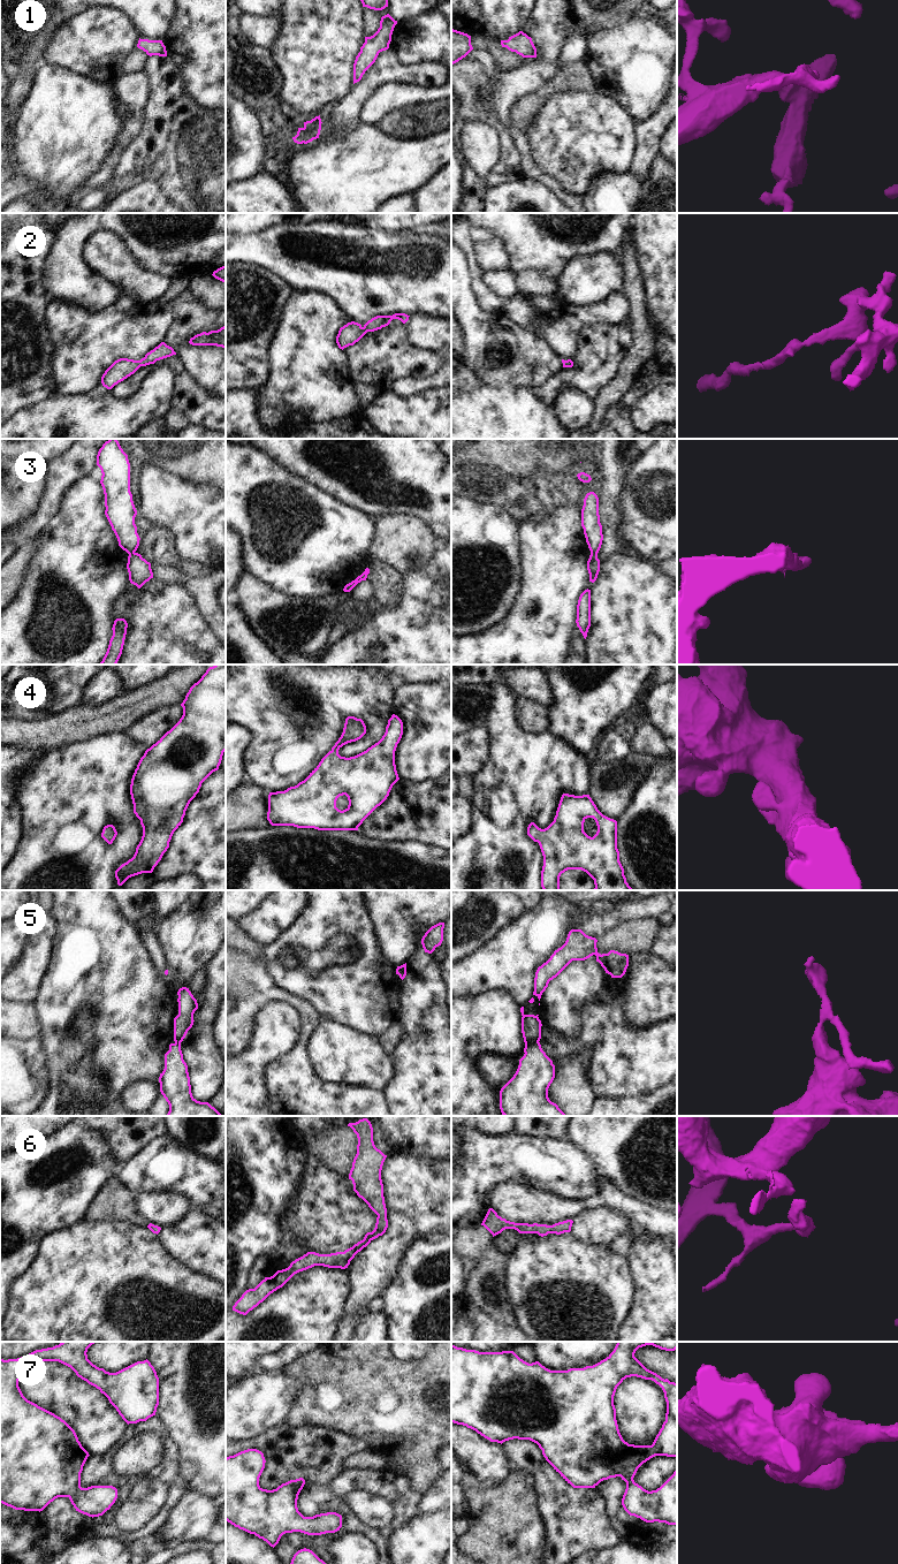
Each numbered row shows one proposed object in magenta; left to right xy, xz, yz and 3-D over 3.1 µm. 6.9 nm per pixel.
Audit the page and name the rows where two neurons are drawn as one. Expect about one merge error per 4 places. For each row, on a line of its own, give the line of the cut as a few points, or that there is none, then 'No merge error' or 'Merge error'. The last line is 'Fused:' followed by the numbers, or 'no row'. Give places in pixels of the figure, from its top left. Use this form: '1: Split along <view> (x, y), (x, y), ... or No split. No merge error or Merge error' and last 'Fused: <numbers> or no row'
1: No split. No merge error
2: No split. No merge error
3: Split along yz (591, 552), (596, 555). Merge error
4: No split. No merge error
5: Split along yz (538, 1041), (525, 1046). Merge error
6: No split. No merge error
7: No split. No merge error
Fused: 3, 5.

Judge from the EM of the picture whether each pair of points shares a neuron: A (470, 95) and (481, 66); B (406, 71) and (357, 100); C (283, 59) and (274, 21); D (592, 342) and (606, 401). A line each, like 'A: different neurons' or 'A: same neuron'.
A: same neuron
B: same neuron
C: different neurons
D: different neurons

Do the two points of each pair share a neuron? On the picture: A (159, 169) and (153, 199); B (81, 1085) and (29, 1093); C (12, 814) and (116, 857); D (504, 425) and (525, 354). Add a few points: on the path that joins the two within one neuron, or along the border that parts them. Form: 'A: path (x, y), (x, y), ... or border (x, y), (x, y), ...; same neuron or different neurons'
A: border (130, 187), (143, 181), (155, 181), (169, 200); different neurons
B: border (46, 1063), (48, 1090), (46, 1096), (39, 1103); different neurons
C: border (17, 791), (17, 802), (21, 806), (18, 844); different neurons
D: border (488, 387), (512, 385), (523, 386), (532, 390); different neurons

